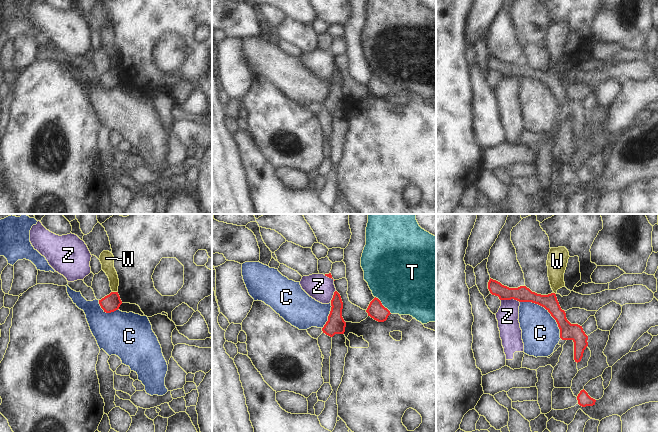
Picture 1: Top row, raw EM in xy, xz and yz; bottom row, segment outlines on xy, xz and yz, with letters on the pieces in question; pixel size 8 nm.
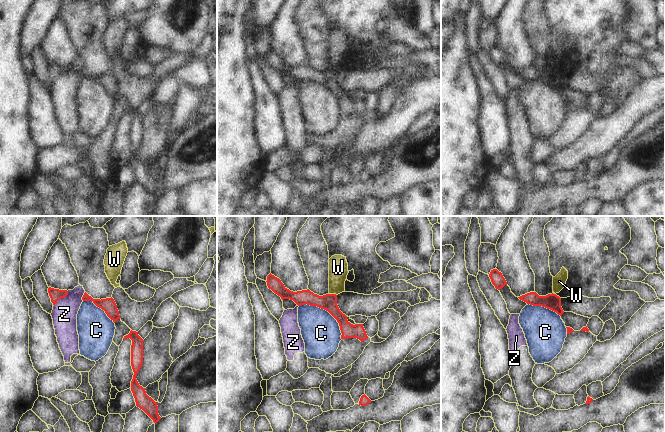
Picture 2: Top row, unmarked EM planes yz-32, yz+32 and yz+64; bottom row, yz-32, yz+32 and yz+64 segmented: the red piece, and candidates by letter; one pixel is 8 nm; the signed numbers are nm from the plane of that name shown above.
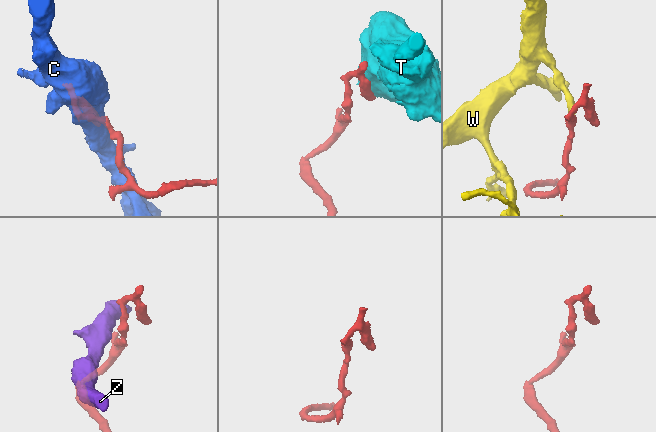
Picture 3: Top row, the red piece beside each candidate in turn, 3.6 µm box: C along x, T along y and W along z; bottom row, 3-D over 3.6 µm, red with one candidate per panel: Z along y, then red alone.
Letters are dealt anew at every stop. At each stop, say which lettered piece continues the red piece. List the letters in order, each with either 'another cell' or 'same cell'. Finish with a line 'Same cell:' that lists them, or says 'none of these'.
C: another cell
T: another cell
W: another cell
Z: another cell
Same cell: none of these

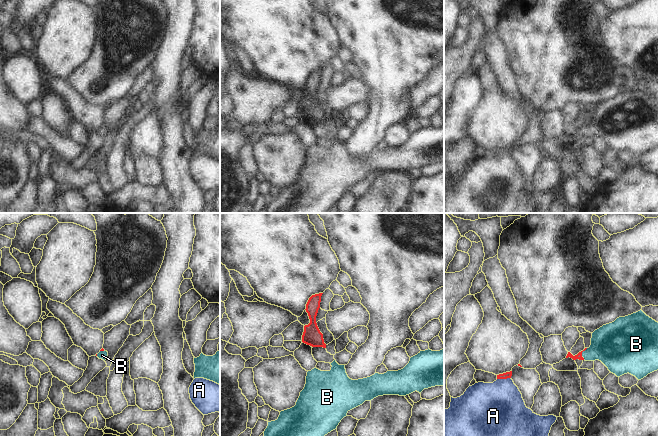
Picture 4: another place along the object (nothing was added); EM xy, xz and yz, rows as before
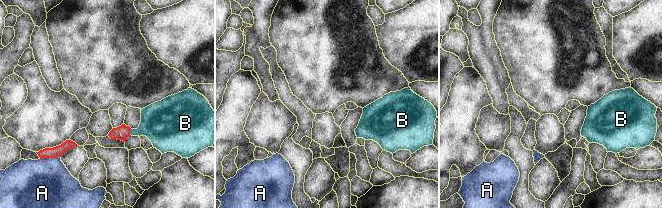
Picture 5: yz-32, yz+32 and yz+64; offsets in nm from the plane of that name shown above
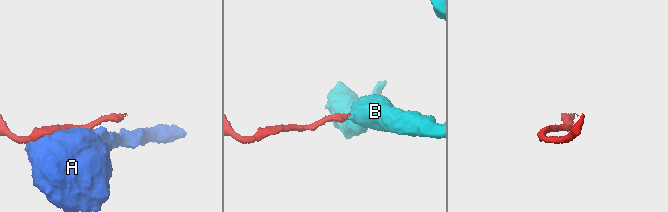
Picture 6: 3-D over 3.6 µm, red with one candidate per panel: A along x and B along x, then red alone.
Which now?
A: another cell
B: same cell
Same cell: B

